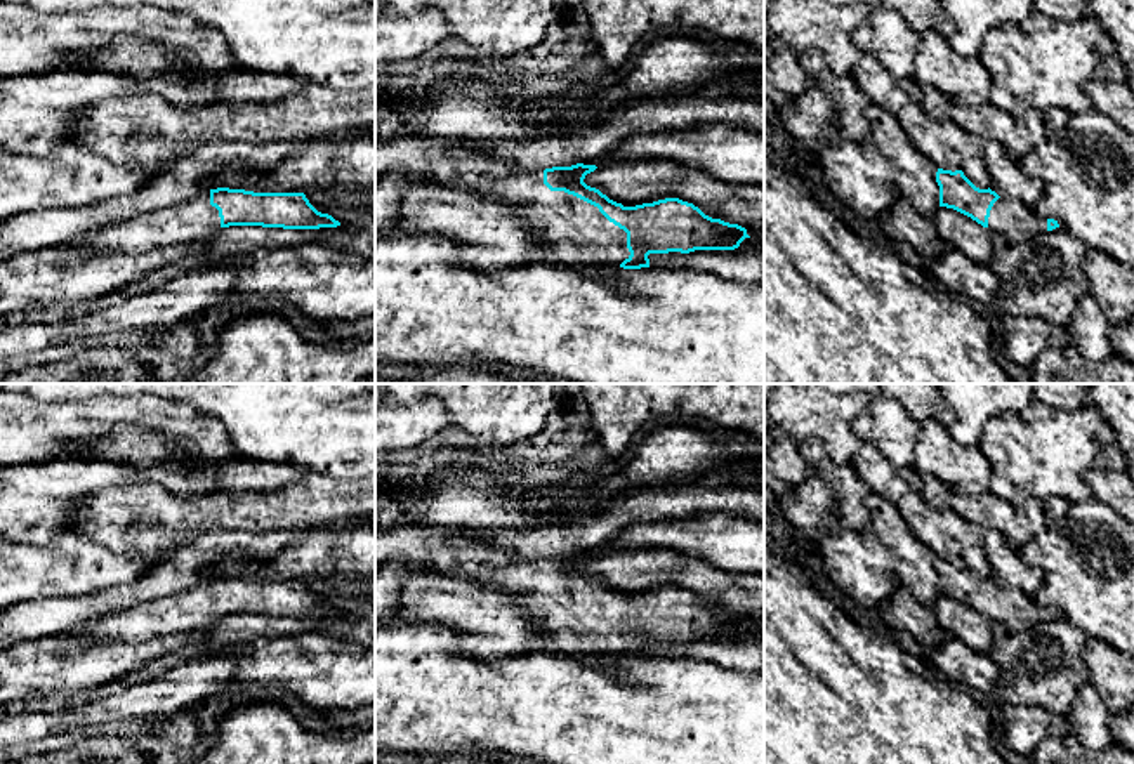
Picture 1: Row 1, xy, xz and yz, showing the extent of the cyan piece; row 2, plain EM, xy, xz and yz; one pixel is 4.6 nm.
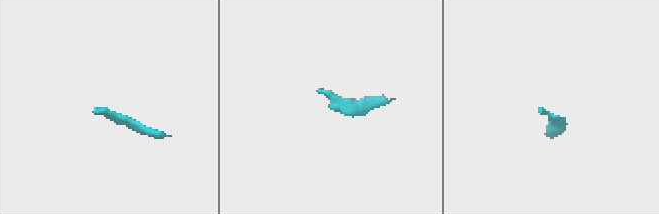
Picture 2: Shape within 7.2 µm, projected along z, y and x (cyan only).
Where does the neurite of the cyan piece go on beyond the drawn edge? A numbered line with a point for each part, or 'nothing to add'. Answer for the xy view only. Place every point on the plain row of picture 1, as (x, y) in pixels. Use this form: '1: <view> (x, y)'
1: xy (193, 610)

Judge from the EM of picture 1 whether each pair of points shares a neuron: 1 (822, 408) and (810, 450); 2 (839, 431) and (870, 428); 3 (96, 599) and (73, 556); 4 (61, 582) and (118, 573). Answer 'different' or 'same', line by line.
1: different
2: different
3: different
4: same

